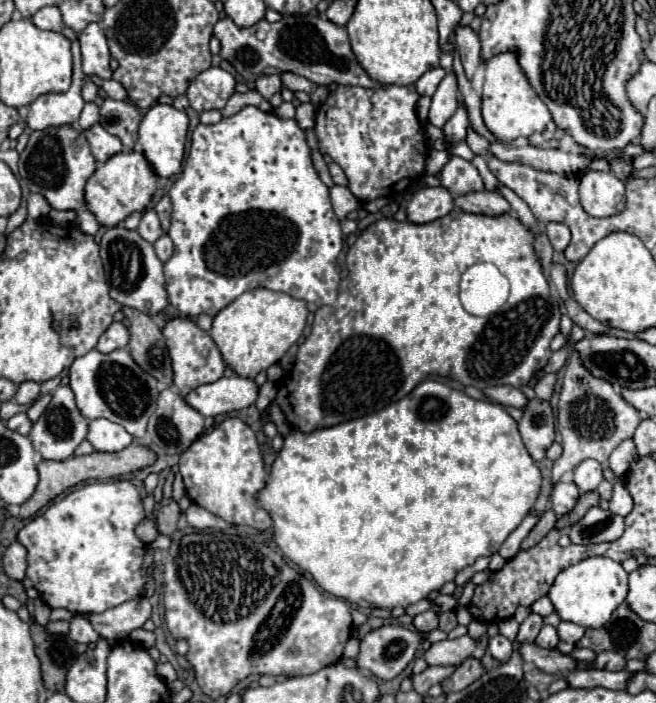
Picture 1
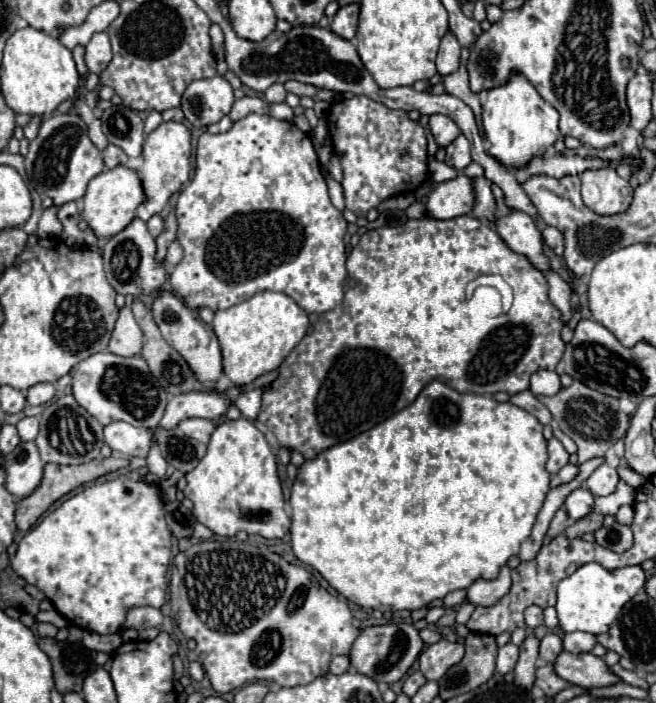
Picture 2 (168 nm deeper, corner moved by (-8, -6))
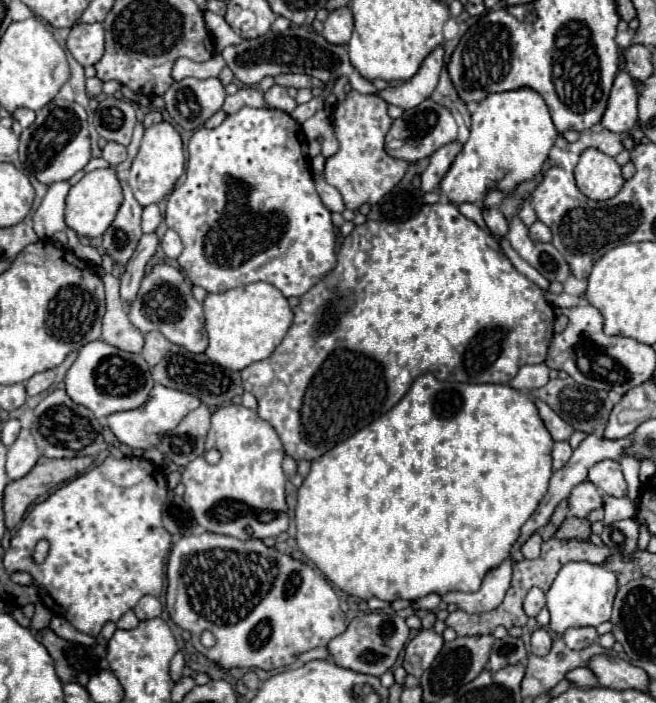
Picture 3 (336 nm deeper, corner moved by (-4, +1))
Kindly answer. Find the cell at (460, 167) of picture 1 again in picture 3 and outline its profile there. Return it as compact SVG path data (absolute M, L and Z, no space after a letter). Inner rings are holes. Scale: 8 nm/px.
M487 208L487 210L483 210L483 220L485 220L485 224L487 224L487 228L489 228L489 232L491 232L491 236L493 236L495 240L505 238L509 224L507 224L505 216L503 216L497 208Z

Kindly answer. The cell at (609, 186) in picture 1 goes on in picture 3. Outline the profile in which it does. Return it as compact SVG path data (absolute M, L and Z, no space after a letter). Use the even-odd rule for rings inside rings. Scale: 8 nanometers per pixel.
M587 148L575 166L577 188L591 200L609 200L613 198L621 186L621 168L615 158L607 156L597 148Z

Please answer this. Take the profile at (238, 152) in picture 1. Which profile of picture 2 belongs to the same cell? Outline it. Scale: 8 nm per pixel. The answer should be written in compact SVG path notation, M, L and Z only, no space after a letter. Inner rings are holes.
M251 113L245 119L233 123L233 127L227 133L211 135L211 133L205 131L199 137L195 157L197 157L195 159L195 175L193 175L191 183L183 187L183 191L181 191L181 195L177 199L177 207L175 207L175 215L177 215L177 223L179 223L177 241L181 243L185 255L183 255L181 263L171 271L171 277L169 277L173 293L177 297L181 297L189 309L209 307L211 311L225 311L225 309L229 309L229 307L233 307L237 303L243 303L243 301L251 299L259 291L285 293L291 299L295 299L297 305L303 307L307 313L321 315L321 313L327 313L327 311L339 307L343 303L343 297L345 297L343 283L345 283L345 277L347 277L347 267L345 267L347 251L345 251L345 241L343 241L345 231L347 231L347 221L343 219L343 213L333 207L333 203L329 199L327 183L325 183L325 177L321 173L317 151L315 151L311 139L309 139L309 135L299 131L295 127L295 123L279 121L279 119L273 119L269 115Z

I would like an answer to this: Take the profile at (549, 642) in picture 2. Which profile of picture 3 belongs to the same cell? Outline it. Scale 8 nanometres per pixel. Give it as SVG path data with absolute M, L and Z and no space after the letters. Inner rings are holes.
M537 628L533 634L531 634L531 652L537 654L537 656L545 656L549 650L551 650L551 634L543 628Z

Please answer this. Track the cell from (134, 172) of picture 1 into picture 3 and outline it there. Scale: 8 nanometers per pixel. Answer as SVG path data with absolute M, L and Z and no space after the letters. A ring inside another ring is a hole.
M113 168L93 170L85 174L77 184L71 186L67 200L65 200L65 224L79 236L79 238L97 238L103 236L109 224L113 222L119 206L123 202L123 192L119 184L119 176Z

